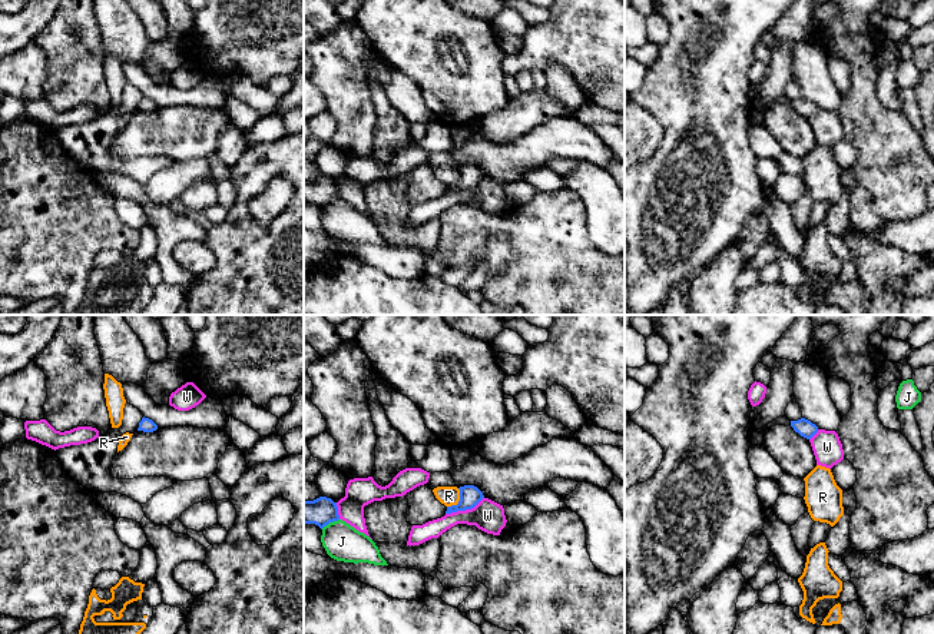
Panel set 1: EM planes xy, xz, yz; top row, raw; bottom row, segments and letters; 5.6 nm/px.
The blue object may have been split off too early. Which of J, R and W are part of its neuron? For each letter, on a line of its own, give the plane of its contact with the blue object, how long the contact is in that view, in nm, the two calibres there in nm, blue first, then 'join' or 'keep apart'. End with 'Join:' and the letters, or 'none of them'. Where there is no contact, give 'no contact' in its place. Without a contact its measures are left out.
J: contact in xz; length 120 nm; calibres 160 and 200 nm; keep apart
R: contact in xz; length 130 nm; calibres 120 and 110 nm; keep apart
W: contact in xz; length 240 nm; calibres 120 and 180 nm; keep apart
Join: none of them

